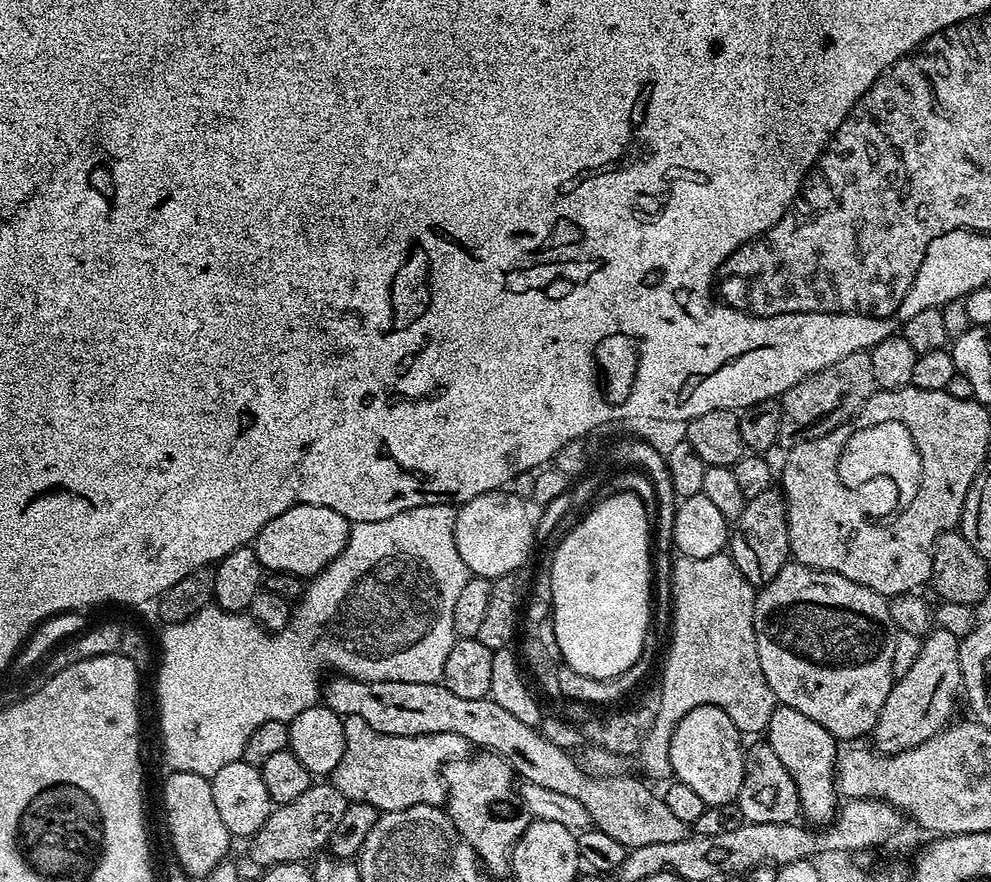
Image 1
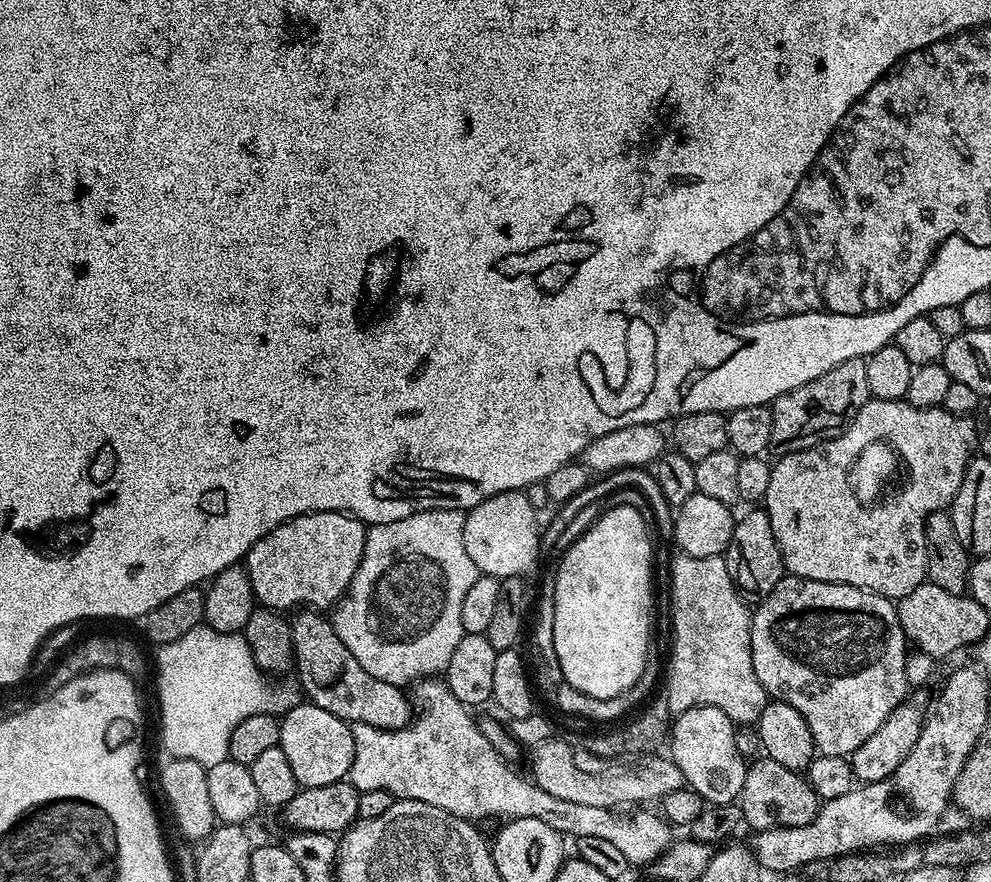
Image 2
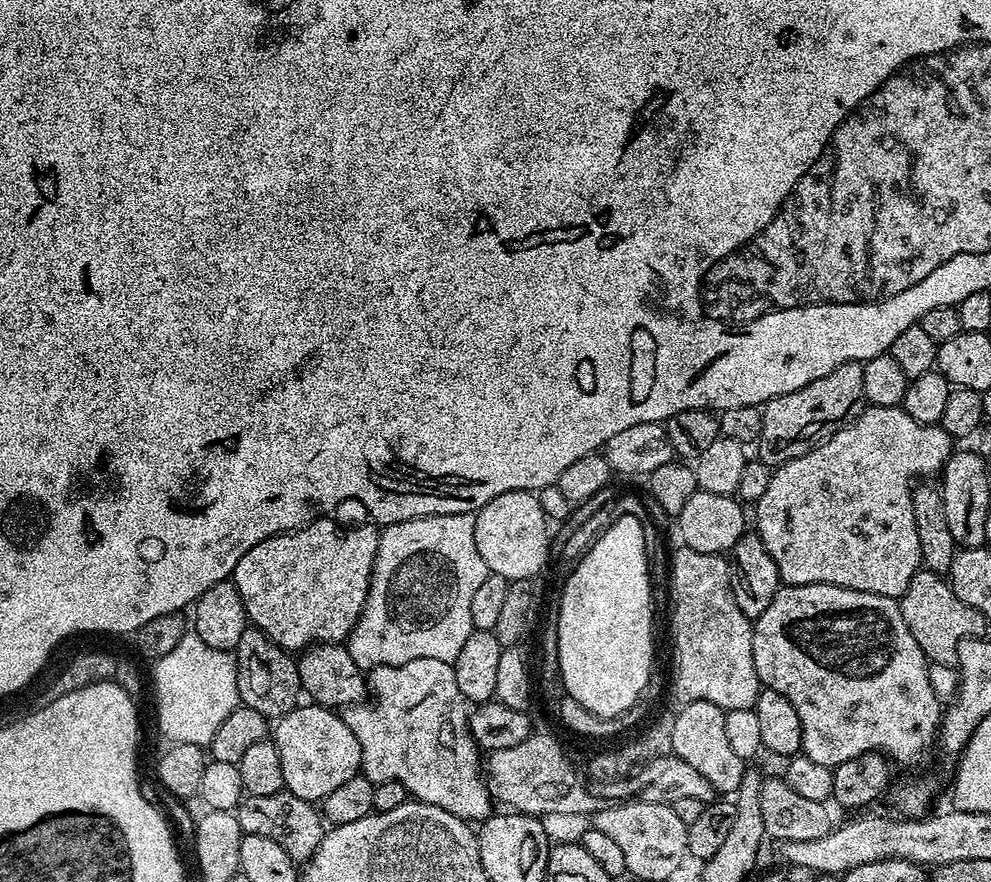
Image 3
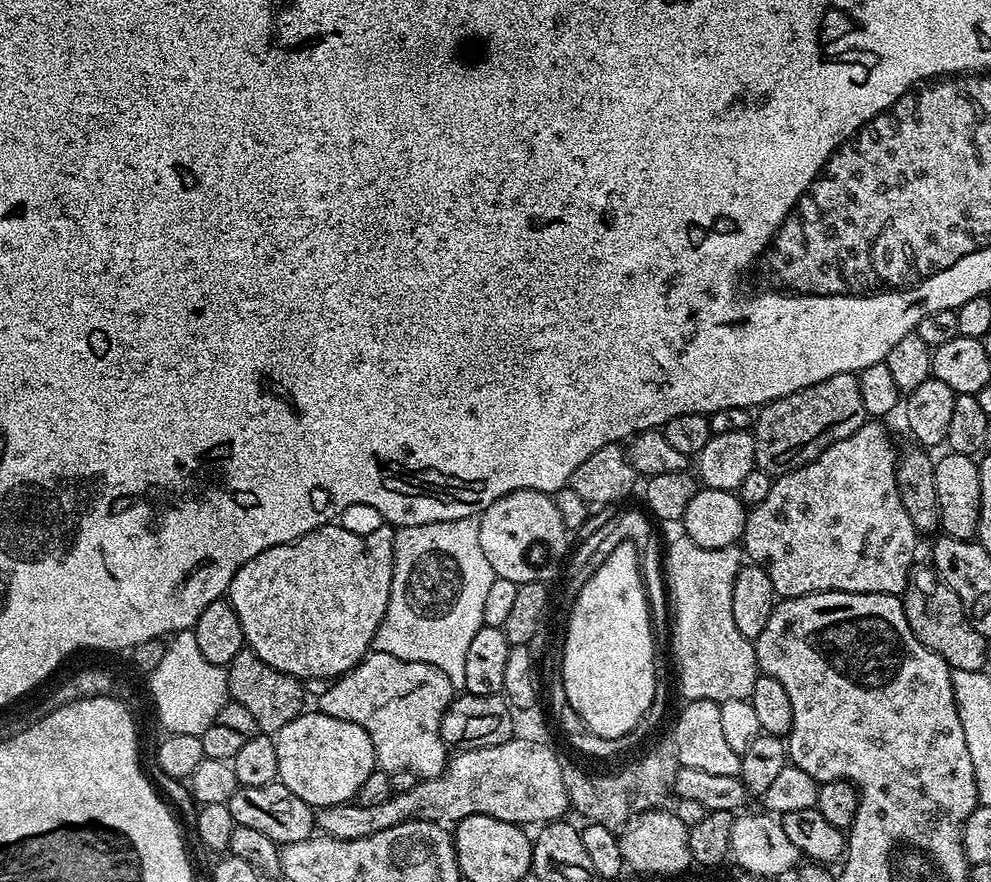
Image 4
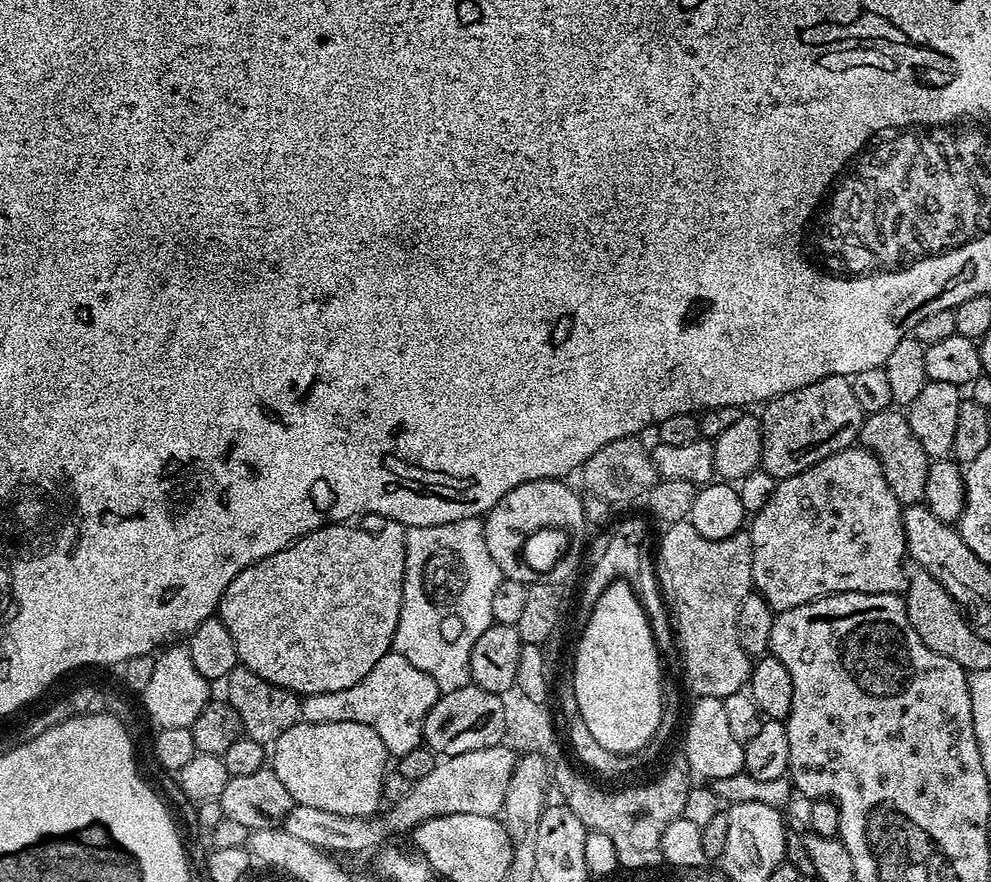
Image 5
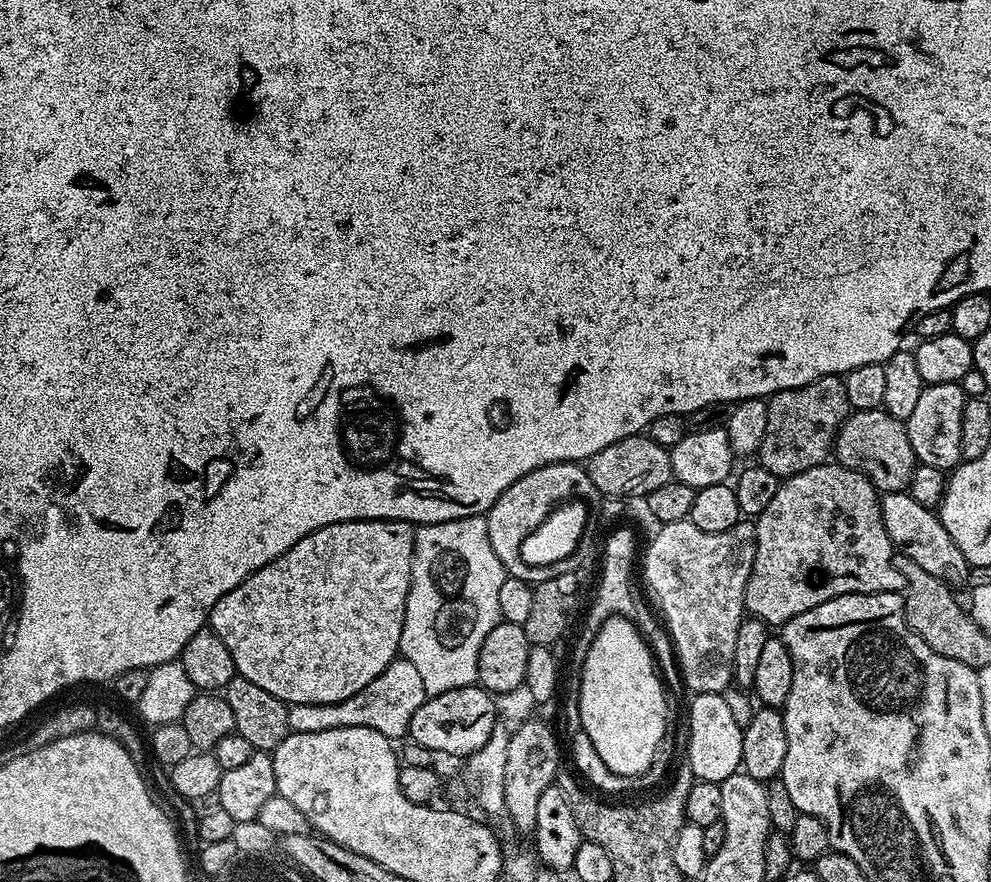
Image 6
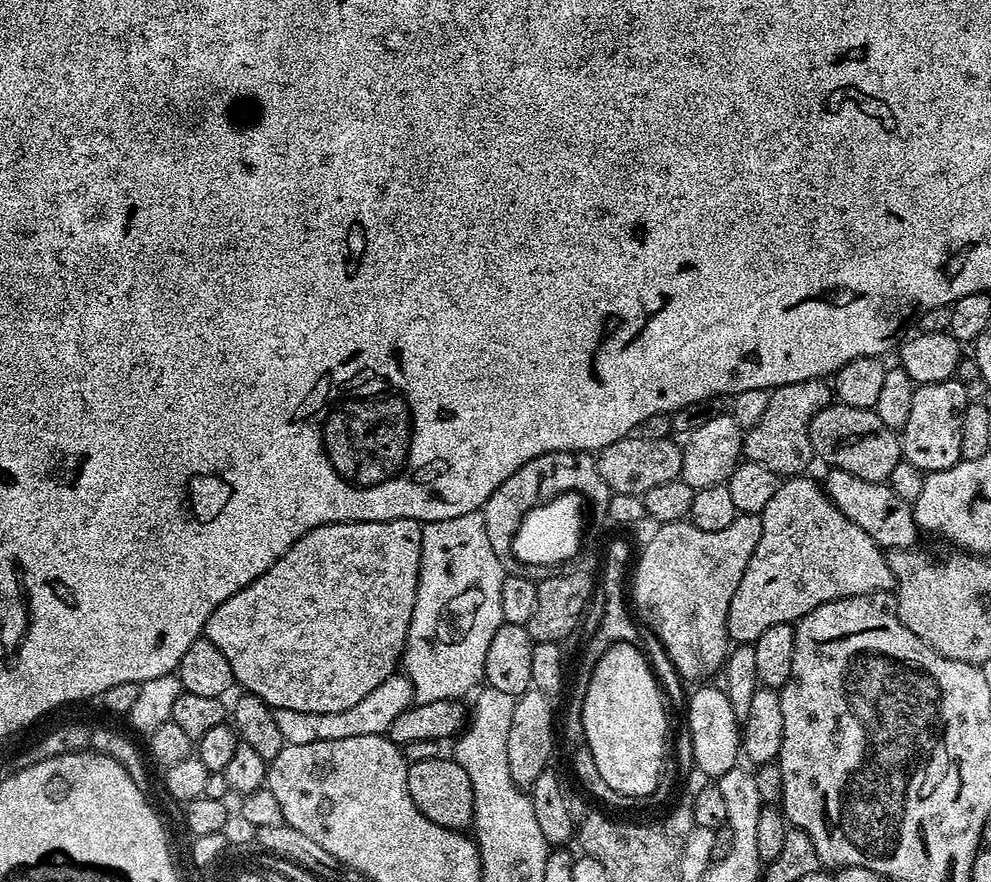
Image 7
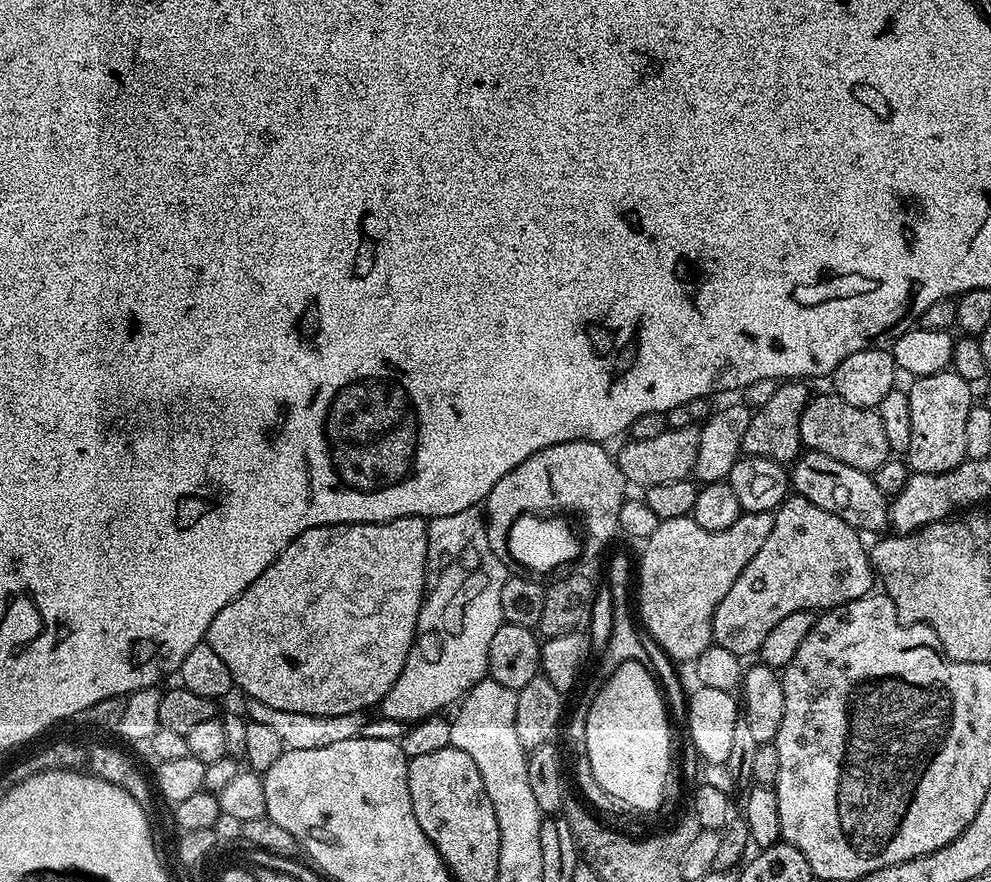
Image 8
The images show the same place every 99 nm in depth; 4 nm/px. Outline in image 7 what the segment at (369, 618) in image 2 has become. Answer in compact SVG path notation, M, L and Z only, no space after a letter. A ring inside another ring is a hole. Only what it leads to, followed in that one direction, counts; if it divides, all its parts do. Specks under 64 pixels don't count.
M483 511L429 520L423 530L418 590L404 643L402 672L412 683L415 703L459 701L484 680L490 638L504 623L502 582L506 570L486 538Z

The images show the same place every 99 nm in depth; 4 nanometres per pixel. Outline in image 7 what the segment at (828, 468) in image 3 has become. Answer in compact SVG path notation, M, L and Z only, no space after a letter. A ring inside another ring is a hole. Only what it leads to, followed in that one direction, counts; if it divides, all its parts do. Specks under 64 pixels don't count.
M801 474L785 479L774 498L770 498L766 510L759 513L762 538L758 538L758 546L754 554L750 554L746 574L742 574L742 582L738 582L734 598L730 598L729 641L753 645L762 630L770 630L770 626L779 624L795 625L797 620L810 614L810 610L831 600L841 600L844 596L869 596L872 592L891 593L895 589L896 576L890 570L880 545L866 534L866 530L862 530L862 526L856 526L842 510L838 510L838 506L834 506L817 481L815 484L808 478Z

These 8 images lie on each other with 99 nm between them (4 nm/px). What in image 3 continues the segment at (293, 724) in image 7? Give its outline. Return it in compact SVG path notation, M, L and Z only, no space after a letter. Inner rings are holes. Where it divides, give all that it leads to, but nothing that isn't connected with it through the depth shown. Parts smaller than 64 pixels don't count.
M414 658L414 662L406 662L402 666L383 664L371 669L366 679L370 702L352 704L342 712L346 726L350 726L350 730L354 730L354 738L358 738L358 746L362 750L360 772L364 777L375 785L391 780L402 782L413 801L441 807L462 820L483 822L493 815L494 797L488 791L482 771L481 749L468 729L470 708L462 690L458 690L455 667L438 662L438 658Z

